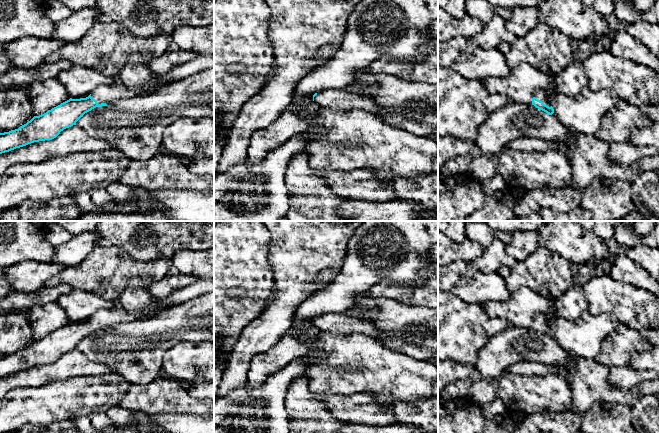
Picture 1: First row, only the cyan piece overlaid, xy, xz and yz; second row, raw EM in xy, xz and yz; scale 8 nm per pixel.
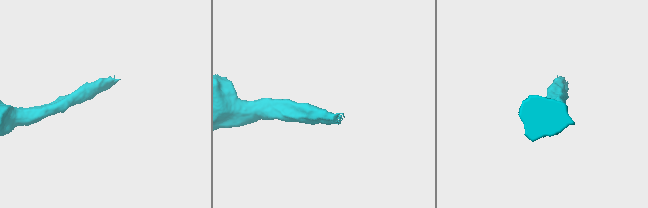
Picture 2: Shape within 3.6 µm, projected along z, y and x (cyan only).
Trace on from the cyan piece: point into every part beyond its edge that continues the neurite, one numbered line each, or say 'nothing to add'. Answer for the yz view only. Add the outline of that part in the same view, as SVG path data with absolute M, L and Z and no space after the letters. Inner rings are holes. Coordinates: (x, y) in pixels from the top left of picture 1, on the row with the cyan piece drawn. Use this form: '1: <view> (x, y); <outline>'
1: yz (540, 94); M542 89L535 90L535 92L533 94L533 97L535 97L538 100L542 101L543 104L551 107L551 104L550 104L549 99L548 99L548 93L545 92L544 90L542 90Z

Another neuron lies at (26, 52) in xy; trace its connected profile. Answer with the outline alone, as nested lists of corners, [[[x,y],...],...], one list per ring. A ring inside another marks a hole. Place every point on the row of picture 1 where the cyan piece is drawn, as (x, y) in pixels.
[[[23,36],[4,45],[12,67],[31,69],[54,58],[65,42],[53,38]]]

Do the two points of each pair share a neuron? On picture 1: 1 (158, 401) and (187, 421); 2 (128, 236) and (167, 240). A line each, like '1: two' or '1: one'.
1: two
2: one

